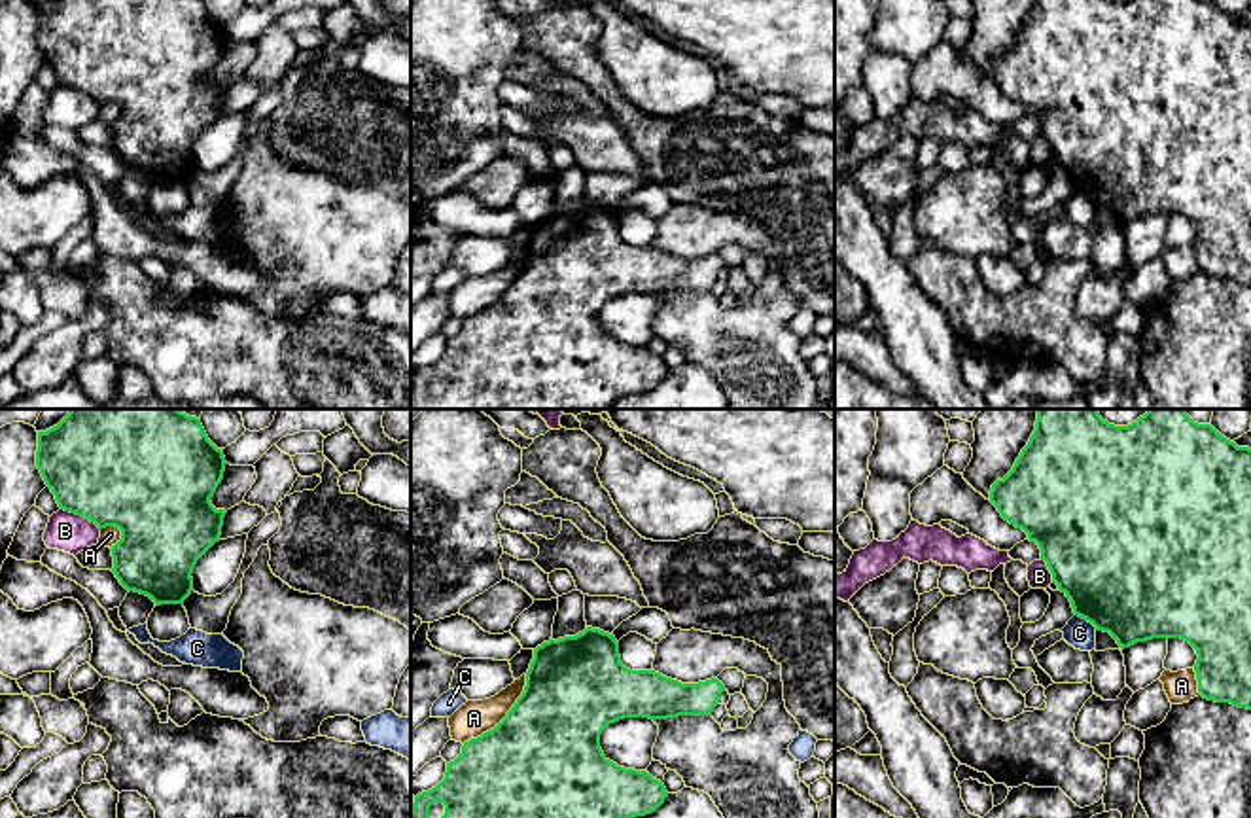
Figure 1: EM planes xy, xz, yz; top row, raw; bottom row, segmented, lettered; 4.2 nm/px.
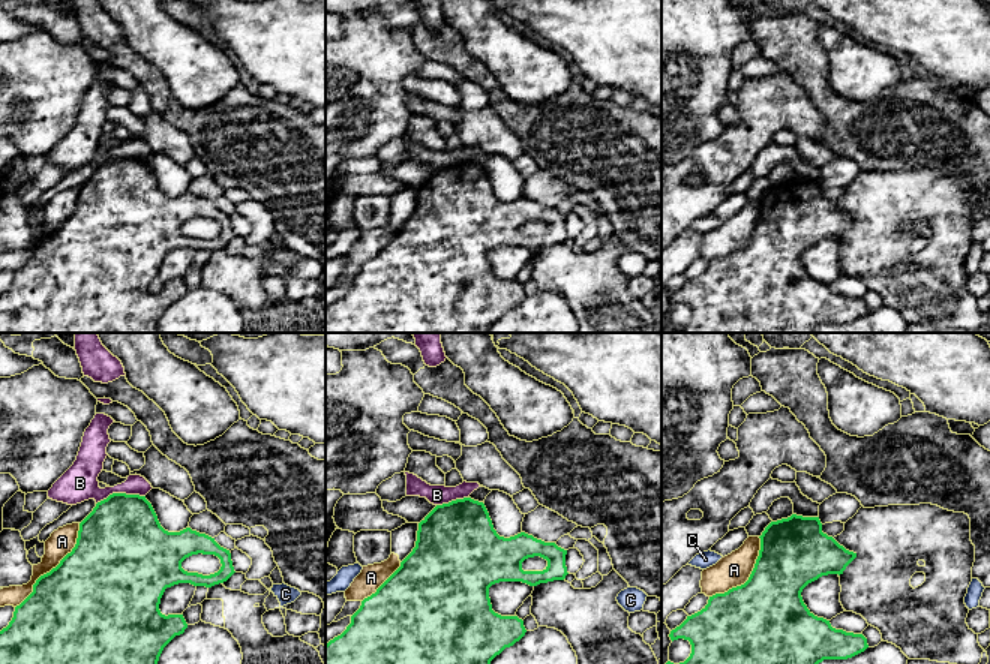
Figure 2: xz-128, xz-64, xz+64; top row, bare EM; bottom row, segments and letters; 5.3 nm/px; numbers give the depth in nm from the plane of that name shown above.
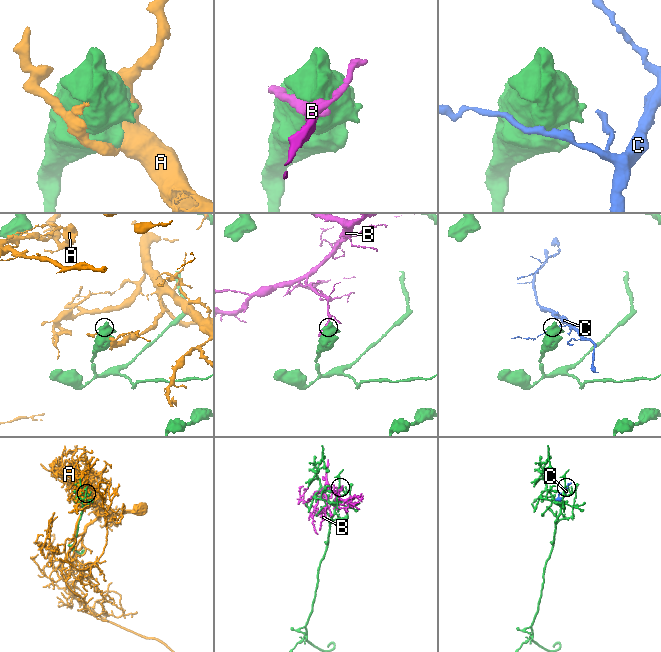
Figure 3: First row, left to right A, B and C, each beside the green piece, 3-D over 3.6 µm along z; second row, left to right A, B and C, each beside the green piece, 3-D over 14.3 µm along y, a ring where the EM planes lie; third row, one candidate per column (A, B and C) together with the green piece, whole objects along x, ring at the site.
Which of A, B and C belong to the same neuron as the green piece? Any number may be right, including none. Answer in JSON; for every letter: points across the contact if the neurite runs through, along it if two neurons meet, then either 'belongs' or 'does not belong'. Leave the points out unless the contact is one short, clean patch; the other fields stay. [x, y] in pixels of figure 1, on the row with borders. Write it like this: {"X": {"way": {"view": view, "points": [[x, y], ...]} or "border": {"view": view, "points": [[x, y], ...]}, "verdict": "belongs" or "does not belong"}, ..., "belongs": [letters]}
{"A": {"verdict": "does not belong"}, "B": {"verdict": "does not belong"}, "C": {"border": {"view": "yz", "points": [[1075, 614], [1096, 629]]}, "verdict": "does not belong"}, "belongs": []}

